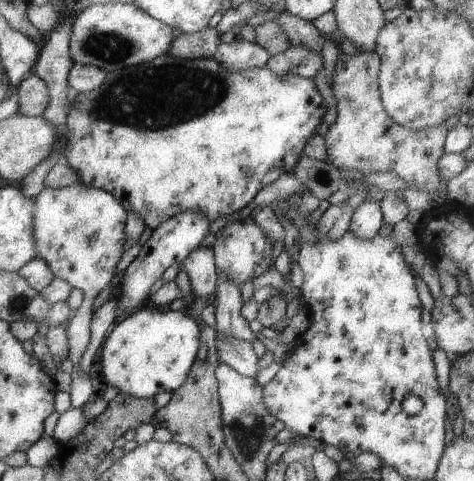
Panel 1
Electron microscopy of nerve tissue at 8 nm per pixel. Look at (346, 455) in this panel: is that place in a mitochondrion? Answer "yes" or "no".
no

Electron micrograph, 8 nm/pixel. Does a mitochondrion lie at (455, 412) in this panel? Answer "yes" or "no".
no

